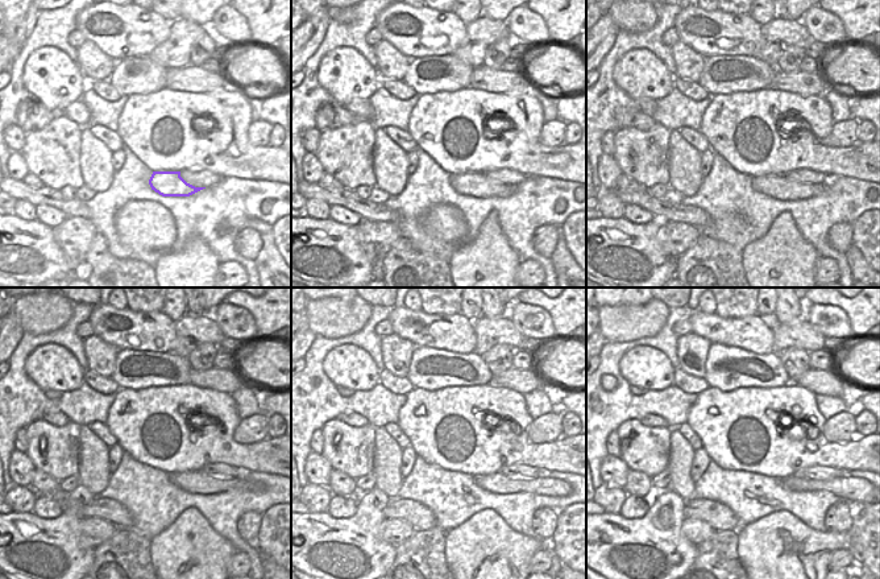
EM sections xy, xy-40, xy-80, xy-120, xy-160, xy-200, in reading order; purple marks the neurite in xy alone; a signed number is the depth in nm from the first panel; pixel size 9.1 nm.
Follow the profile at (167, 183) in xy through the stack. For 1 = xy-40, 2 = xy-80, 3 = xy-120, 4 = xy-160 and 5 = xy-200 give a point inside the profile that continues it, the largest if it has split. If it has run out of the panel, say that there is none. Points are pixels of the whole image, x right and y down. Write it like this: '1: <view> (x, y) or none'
1: xy-40 (477, 185)
2: xy-80 (776, 186)
3: xy-120 (195, 482)
4: xy-160 (495, 483)
5: xy-200 (854, 489)

